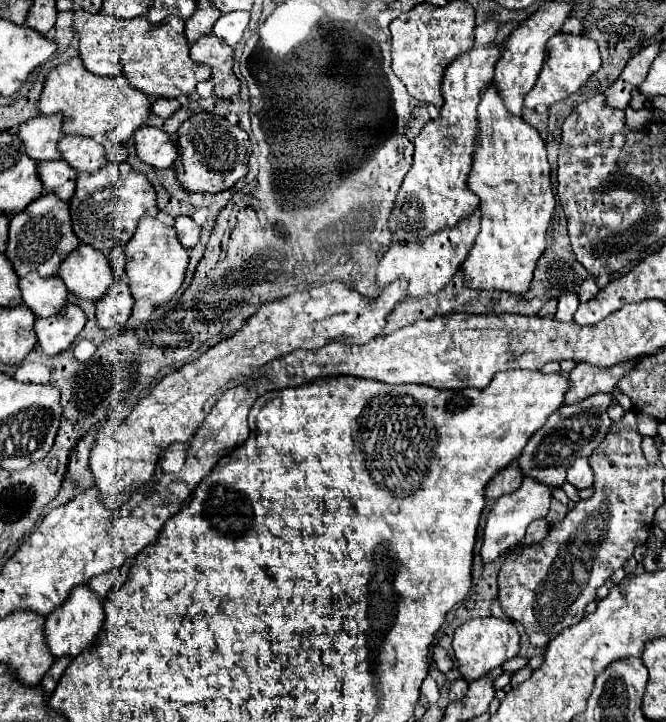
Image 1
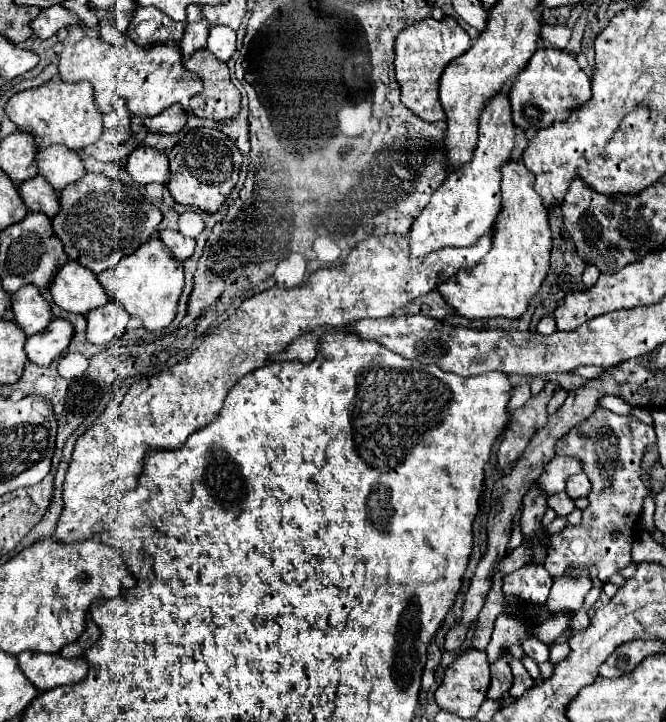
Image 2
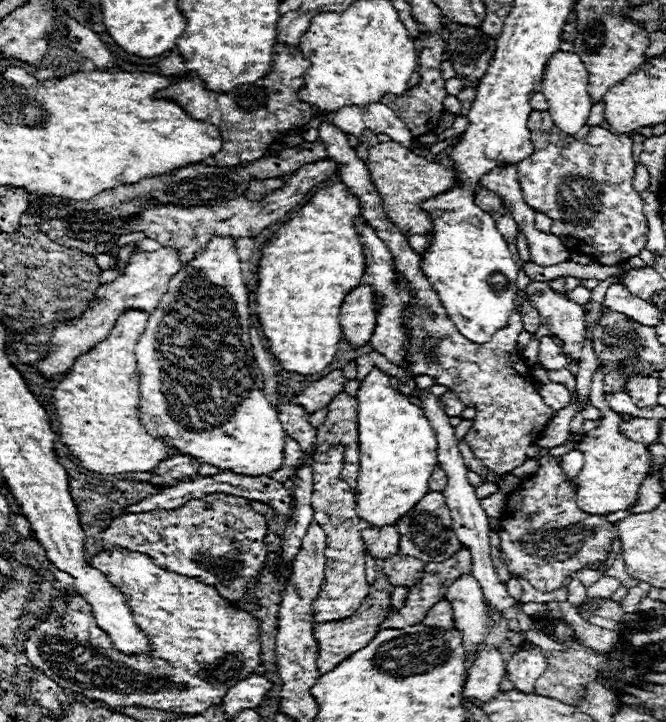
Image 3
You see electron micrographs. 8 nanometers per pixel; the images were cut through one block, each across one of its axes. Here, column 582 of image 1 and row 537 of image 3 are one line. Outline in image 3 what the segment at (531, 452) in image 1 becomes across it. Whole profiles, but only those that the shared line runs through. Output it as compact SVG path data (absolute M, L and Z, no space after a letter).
M428 492L402 520L394 524L400 534L400 550L406 556L414 556L424 562L444 562L462 546L450 528L450 512L442 492Z

